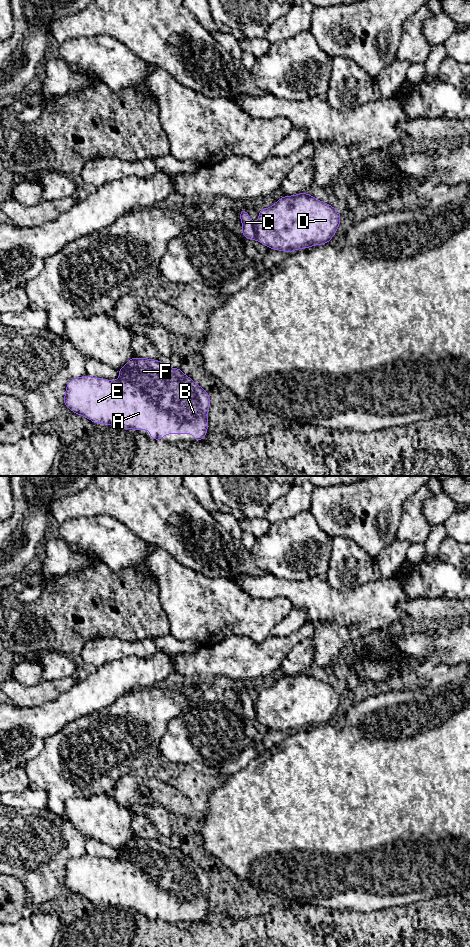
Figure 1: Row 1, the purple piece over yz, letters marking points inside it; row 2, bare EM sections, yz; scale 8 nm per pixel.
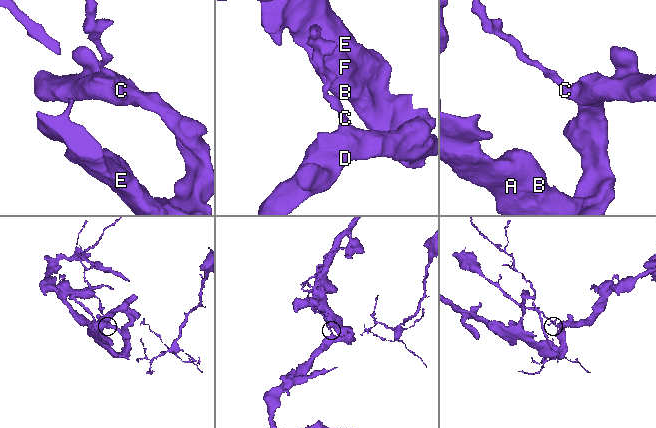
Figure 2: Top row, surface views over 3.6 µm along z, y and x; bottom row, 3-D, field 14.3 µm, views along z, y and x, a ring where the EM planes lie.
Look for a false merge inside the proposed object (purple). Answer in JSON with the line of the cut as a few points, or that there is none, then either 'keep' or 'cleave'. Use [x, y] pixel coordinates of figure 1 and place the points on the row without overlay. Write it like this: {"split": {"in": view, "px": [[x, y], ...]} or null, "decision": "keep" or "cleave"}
{"split": {"in": "yz", "px": [[254, 705], [257, 719]]}, "decision": "cleave"}

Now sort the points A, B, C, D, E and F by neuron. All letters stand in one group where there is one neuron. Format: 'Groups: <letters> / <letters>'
Groups: A B D E F / C

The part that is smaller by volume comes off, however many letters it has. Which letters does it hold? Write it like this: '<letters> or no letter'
C

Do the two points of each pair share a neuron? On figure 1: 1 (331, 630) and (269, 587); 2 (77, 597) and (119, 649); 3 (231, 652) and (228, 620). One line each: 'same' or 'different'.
1: same
2: different
3: different

